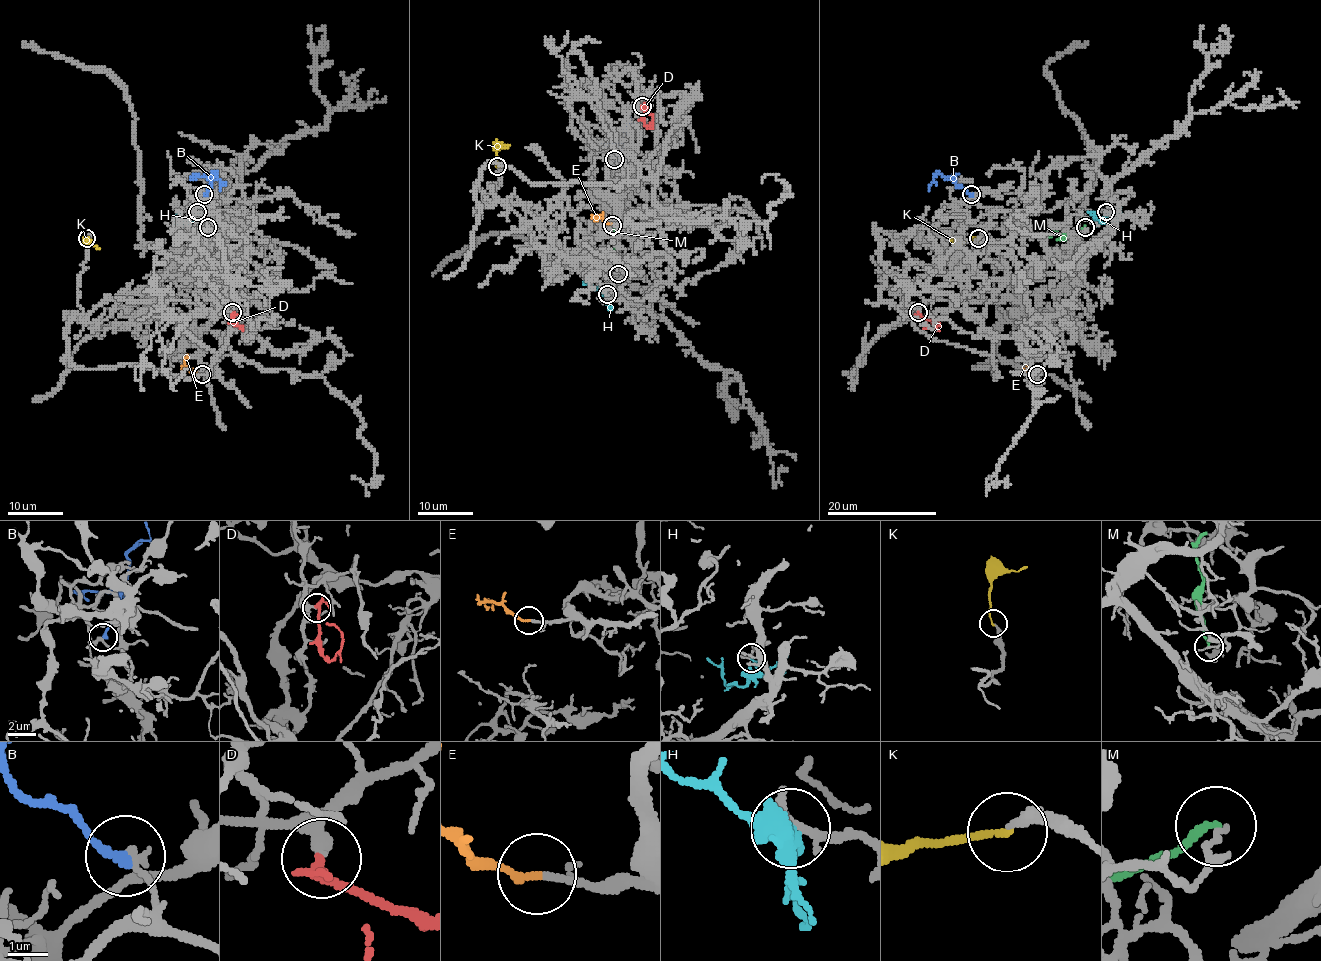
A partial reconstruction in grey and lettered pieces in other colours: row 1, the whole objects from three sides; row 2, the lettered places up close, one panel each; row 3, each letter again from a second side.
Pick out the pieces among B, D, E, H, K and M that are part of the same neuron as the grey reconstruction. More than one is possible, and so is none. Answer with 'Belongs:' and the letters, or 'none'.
Belongs: D, E, H

